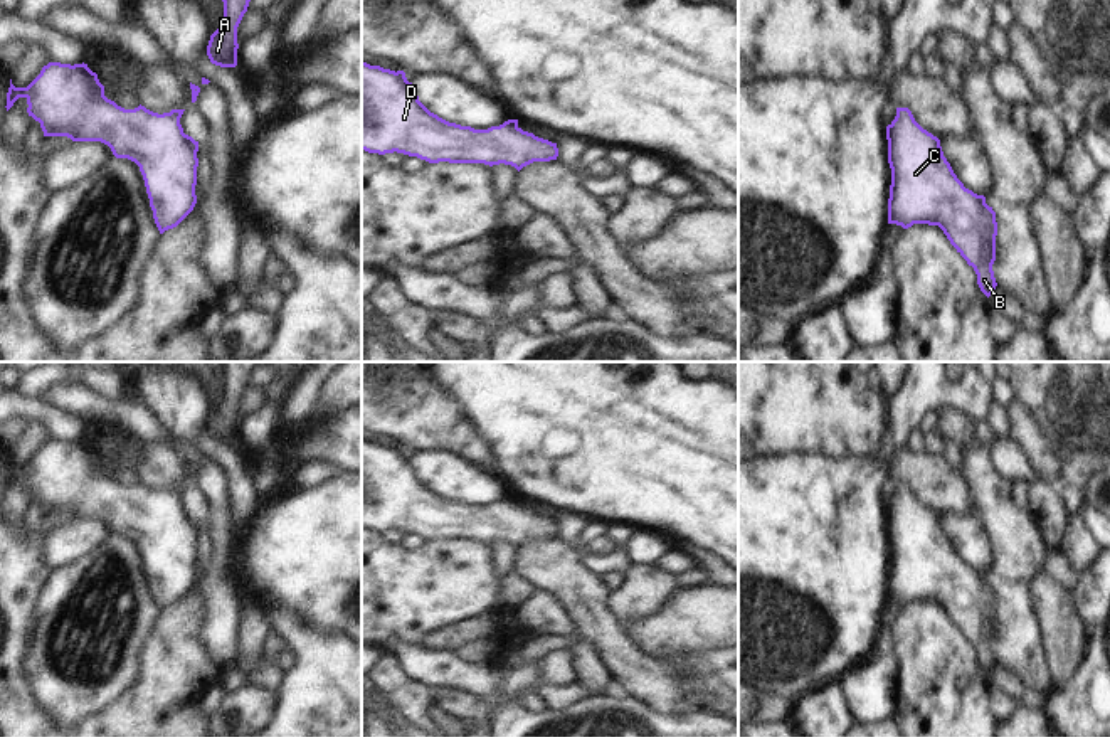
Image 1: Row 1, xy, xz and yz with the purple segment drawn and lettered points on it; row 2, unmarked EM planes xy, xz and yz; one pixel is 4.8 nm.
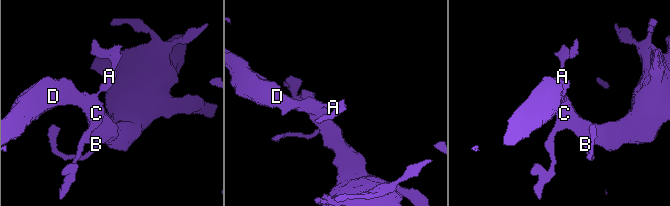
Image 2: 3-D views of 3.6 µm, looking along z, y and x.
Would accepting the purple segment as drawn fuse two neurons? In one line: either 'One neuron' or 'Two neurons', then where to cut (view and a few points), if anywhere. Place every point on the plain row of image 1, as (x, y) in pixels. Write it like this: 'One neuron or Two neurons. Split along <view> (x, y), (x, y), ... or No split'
One neuron. No split

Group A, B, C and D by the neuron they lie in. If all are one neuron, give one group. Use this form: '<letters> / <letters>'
A B C D

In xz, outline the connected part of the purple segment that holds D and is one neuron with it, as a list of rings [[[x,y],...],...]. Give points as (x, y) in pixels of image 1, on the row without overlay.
[[[362,439],[362,527],[368,530],[404,530],[429,540],[484,540],[511,542],[518,549],[533,538],[557,537],[557,520],[523,508],[518,496],[508,496],[500,503],[474,506],[449,500],[431,490],[407,458],[404,448],[390,448]]]

